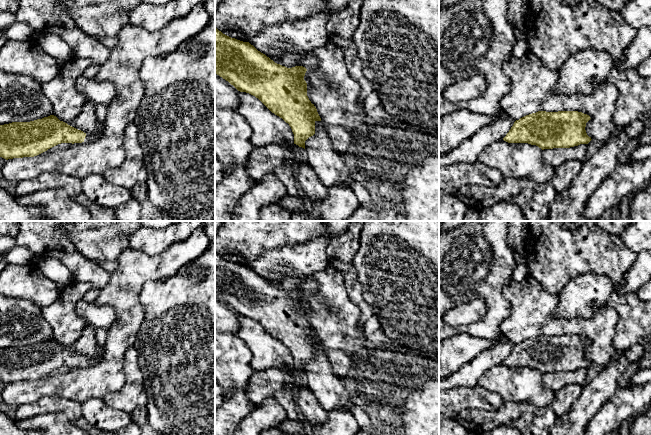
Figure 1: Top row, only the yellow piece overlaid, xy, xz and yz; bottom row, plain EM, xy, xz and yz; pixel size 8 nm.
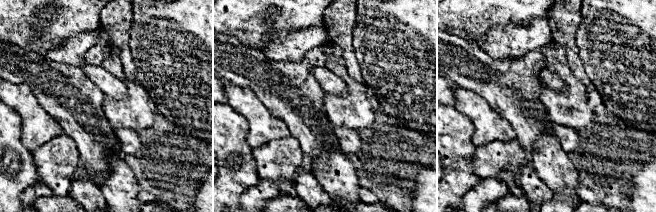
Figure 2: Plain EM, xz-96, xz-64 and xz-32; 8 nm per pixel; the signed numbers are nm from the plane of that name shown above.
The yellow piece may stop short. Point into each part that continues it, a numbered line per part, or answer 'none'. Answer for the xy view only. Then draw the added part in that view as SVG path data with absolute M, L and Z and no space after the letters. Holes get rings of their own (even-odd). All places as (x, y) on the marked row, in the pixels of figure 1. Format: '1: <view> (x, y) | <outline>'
1: xy (89, 137) | M98 133L98 134L86 134L86 137L84 139L84 142L93 142L98 140L100 137L102 136L102 134Z

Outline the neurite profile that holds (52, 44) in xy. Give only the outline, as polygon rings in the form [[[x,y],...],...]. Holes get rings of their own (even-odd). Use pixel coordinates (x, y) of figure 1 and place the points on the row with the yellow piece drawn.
[[[42,32],[37,34],[35,39],[45,52],[56,60],[68,61],[73,58],[73,50],[57,34]]]

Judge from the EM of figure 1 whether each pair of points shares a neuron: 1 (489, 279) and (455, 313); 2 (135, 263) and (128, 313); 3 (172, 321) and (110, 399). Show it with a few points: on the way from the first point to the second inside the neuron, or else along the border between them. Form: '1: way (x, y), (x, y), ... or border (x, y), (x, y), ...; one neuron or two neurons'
1: border (487, 306), (482, 298), (472, 297), (449, 308); two neurons
2: way (130, 275), (128, 278), (128, 301); one neuron
3: border (132, 346), (142, 374), (143, 388); two neurons

